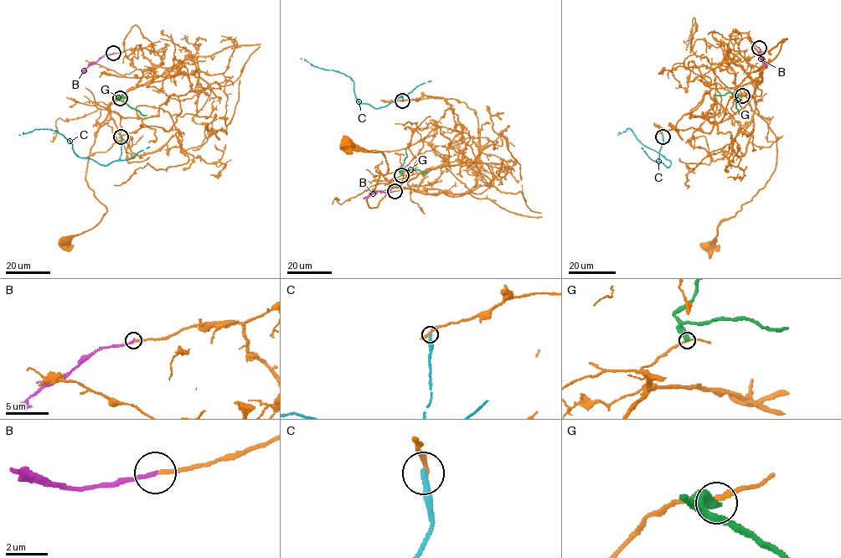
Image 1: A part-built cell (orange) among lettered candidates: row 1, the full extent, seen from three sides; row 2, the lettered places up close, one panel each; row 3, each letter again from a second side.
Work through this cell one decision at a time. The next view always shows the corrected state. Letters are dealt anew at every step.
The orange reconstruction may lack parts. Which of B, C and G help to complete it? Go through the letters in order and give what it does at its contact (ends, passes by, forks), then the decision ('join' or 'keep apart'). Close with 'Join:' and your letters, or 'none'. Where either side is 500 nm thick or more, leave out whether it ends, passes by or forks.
B: it ends; join
C: it ends; keep apart
G: it ends; keep apart
Join: B

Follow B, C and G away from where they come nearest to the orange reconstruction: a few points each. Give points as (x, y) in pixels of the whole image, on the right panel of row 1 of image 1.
B: (759, 48), (759, 57), (766, 68)
C: (662, 136), (658, 159), (667, 167), (671, 162), (642, 144), (630, 128), (617, 134)
G: (742, 95), (737, 96), (736, 103), (739, 114)

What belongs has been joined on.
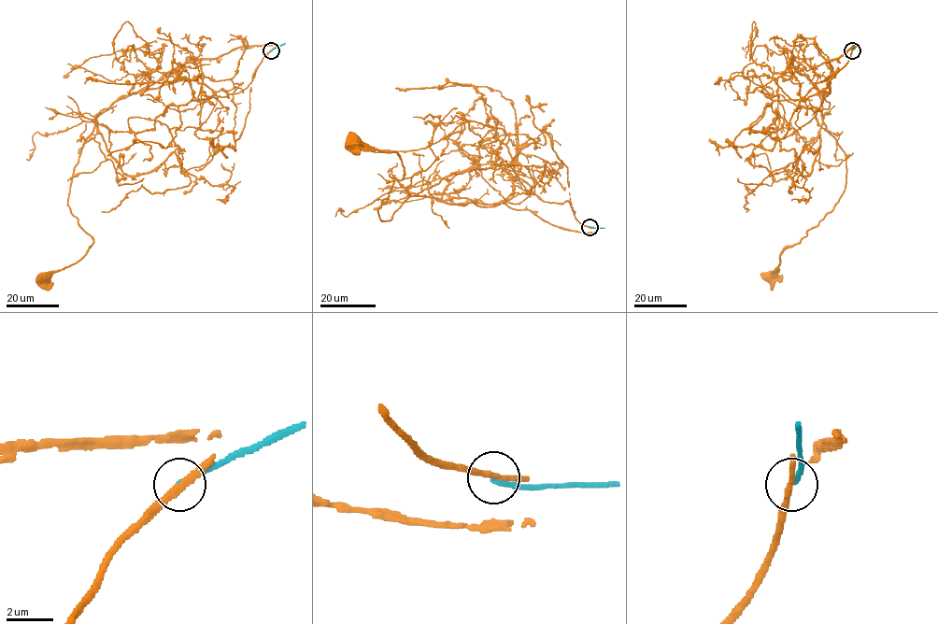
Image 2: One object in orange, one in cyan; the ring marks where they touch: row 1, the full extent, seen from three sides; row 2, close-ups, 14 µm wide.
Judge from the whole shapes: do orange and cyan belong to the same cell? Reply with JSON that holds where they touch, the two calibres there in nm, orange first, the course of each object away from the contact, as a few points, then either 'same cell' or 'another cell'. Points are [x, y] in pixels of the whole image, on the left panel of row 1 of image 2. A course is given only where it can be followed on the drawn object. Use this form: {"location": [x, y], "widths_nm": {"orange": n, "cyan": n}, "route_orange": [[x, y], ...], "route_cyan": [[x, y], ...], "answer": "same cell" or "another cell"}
{"location": [271, 50], "widths_nm": {"orange": 280, "cyan": 220}, "route_orange": [[270, 50], [238, 92], [178, 80], [126, 95], [97, 117], [68, 202], [93, 243], [73, 263], [45, 277]], "route_cyan": [[270, 50], [285, 43]], "answer": "another cell"}

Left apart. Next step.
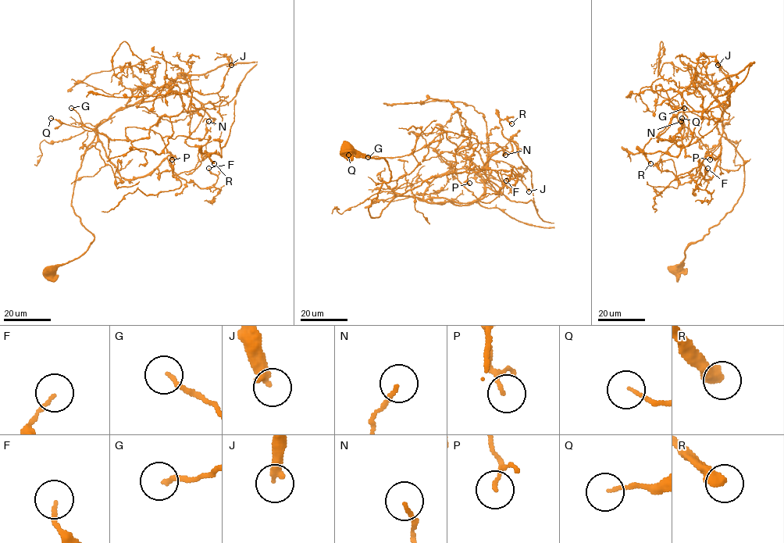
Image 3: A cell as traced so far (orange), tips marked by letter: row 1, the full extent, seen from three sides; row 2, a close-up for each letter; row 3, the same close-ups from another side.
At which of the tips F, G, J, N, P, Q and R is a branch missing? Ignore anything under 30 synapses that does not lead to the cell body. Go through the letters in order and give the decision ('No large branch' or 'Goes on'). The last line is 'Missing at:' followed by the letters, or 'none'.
F: No large branch
G: No large branch
J: No large branch
N: No large branch
P: No large branch
Q: No large branch
R: No large branch
Missing at: none

